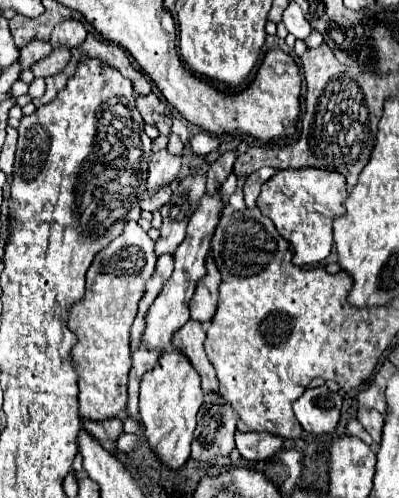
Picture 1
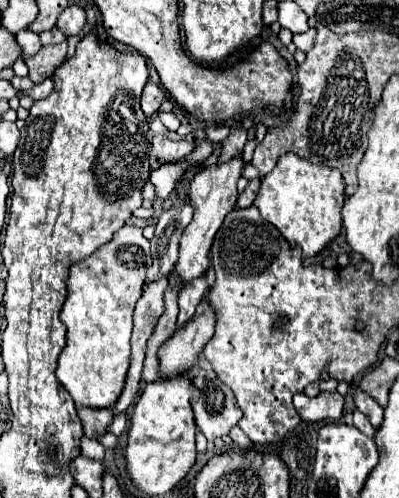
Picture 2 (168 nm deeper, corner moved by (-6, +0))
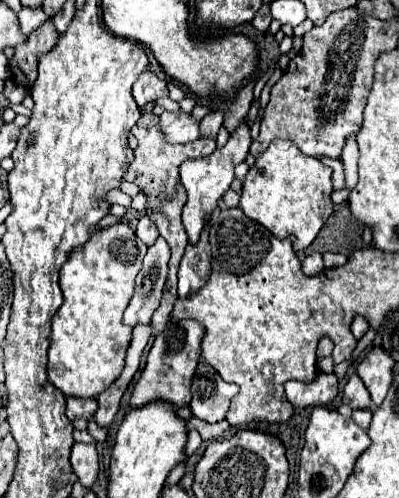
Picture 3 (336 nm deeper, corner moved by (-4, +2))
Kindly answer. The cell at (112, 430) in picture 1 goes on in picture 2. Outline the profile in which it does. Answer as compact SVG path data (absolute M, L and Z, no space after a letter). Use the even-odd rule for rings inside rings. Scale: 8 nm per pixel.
M77 409L77 415L83 423L83 433L91 439L97 439L99 435L103 435L107 431L107 425L113 419L113 411L111 409L103 409L103 411L95 411L95 409Z

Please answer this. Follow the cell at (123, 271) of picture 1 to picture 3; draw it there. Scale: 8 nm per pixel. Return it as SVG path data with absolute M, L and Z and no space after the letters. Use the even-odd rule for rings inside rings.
M117 223L113 227L105 227L93 233L87 245L75 249L69 255L67 263L61 267L59 285L63 291L63 305L53 317L47 373L49 373L49 381L65 397L97 399L99 393L109 389L115 383L115 379L121 375L125 365L125 353L131 341L131 327L123 323L123 311L133 297L135 277L141 271L141 261L145 257L145 251L147 245L135 237L133 229L127 223Z

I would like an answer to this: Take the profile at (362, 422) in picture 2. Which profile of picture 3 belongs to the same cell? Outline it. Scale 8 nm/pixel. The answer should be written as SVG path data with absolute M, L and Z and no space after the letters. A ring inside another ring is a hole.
M359 409L359 411L353 411L353 421L361 427L361 429L369 429L369 423L371 423L371 415L373 415L373 409Z

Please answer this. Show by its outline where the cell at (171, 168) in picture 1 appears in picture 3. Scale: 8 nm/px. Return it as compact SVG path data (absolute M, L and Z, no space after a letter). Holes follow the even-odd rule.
M169 111L161 113L159 125L161 125L165 141L169 141L173 145L191 143L199 137L199 123L195 123L183 111L179 111L179 113L169 113Z

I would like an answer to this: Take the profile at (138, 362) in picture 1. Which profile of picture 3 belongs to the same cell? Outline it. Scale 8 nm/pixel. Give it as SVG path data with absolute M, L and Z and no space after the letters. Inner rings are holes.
M135 125L131 129L131 135L137 139L137 149L135 149L133 163L129 165L129 169L125 173L125 181L137 183L141 187L141 191L145 191L149 195L149 203L147 203L149 219L157 225L161 237L165 237L165 241L171 247L169 277L167 277L167 283L165 283L165 289L163 289L163 299L161 299L161 305L157 307L157 311L151 317L151 331L153 331L153 337L157 337L157 333L161 333L165 329L165 325L171 321L171 311L173 311L173 305L177 301L177 269L179 269L179 261L185 253L185 247L189 245L189 241L185 237L185 229L181 225L181 209L185 205L185 187L181 185L181 179L179 179L179 167L187 159L209 157L215 151L215 139L199 137L193 143L169 145L161 137L159 125L149 127L149 129L145 129L141 125Z

